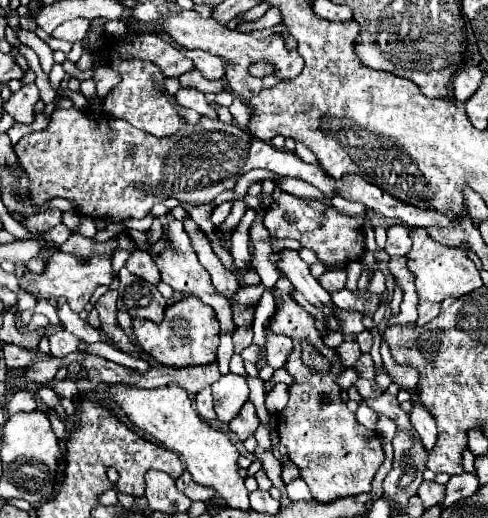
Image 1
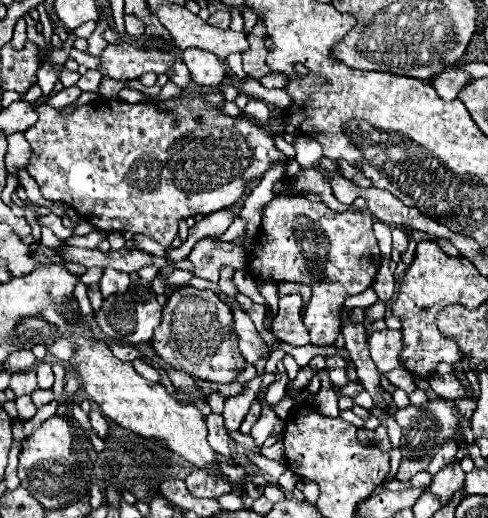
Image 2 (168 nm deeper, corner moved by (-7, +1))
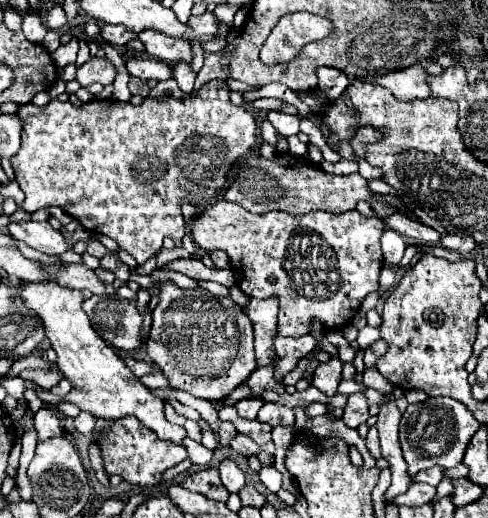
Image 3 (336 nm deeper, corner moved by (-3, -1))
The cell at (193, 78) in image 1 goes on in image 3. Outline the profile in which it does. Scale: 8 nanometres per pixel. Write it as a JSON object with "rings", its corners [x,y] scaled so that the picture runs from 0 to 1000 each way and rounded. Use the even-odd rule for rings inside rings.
{"rings":[[[264,112],[256,120],[256,131],[264,135],[268,147],[289,151],[293,158],[318,151],[318,154],[346,154],[350,151],[350,127],[334,116],[314,116],[314,112]]]}

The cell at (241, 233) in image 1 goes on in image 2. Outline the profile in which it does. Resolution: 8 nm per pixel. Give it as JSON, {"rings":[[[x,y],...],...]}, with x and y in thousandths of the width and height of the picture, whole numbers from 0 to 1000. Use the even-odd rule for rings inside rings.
{"rings":[[[535,687],[525,705],[527,724],[514,737],[502,741],[502,753],[494,761],[477,761],[461,768],[461,788],[457,788],[457,807],[461,807],[461,822],[465,830],[486,830],[498,815],[498,807],[506,803],[518,772],[531,761],[531,745],[535,745],[535,730],[543,722],[543,703],[547,703],[547,687]]]}

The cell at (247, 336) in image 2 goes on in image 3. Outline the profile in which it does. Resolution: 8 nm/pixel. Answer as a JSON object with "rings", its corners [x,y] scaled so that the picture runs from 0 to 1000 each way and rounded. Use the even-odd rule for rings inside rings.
{"rings":[[[527,710],[523,722],[510,730],[510,745],[523,764],[535,764],[543,753],[555,753],[564,761],[580,761],[584,749],[559,734],[559,710]]]}

